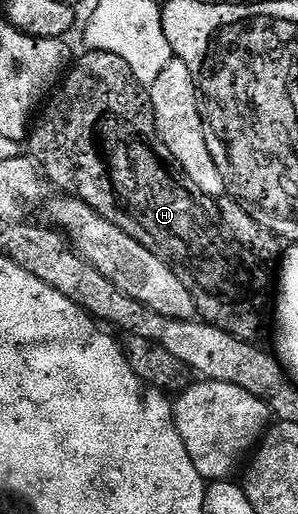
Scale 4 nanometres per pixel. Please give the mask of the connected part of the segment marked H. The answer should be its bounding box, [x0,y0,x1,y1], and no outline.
[29,49,273,342]

